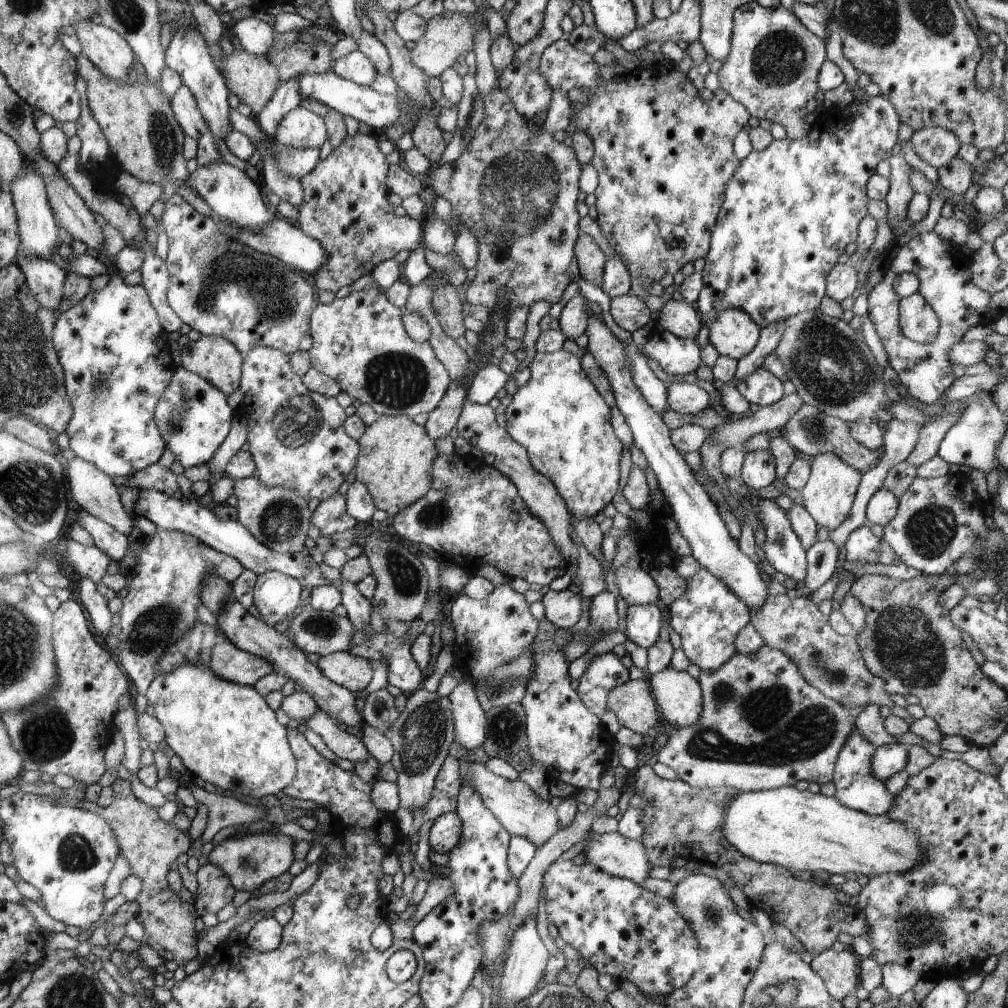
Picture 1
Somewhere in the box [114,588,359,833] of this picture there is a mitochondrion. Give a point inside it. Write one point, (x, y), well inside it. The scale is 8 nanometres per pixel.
(156, 625)

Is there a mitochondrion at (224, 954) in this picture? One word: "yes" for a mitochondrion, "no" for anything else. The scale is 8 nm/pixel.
no

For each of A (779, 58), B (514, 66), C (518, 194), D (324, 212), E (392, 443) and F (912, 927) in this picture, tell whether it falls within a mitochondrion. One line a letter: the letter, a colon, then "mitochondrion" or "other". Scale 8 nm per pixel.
A: mitochondrion
B: other
C: mitochondrion
D: other
E: other
F: mitochondrion

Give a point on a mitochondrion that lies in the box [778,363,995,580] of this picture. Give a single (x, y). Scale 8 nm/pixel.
(930, 531)

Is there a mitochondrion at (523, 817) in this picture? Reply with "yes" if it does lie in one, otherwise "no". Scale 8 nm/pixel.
no

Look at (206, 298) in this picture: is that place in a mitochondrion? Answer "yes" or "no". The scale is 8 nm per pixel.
yes

